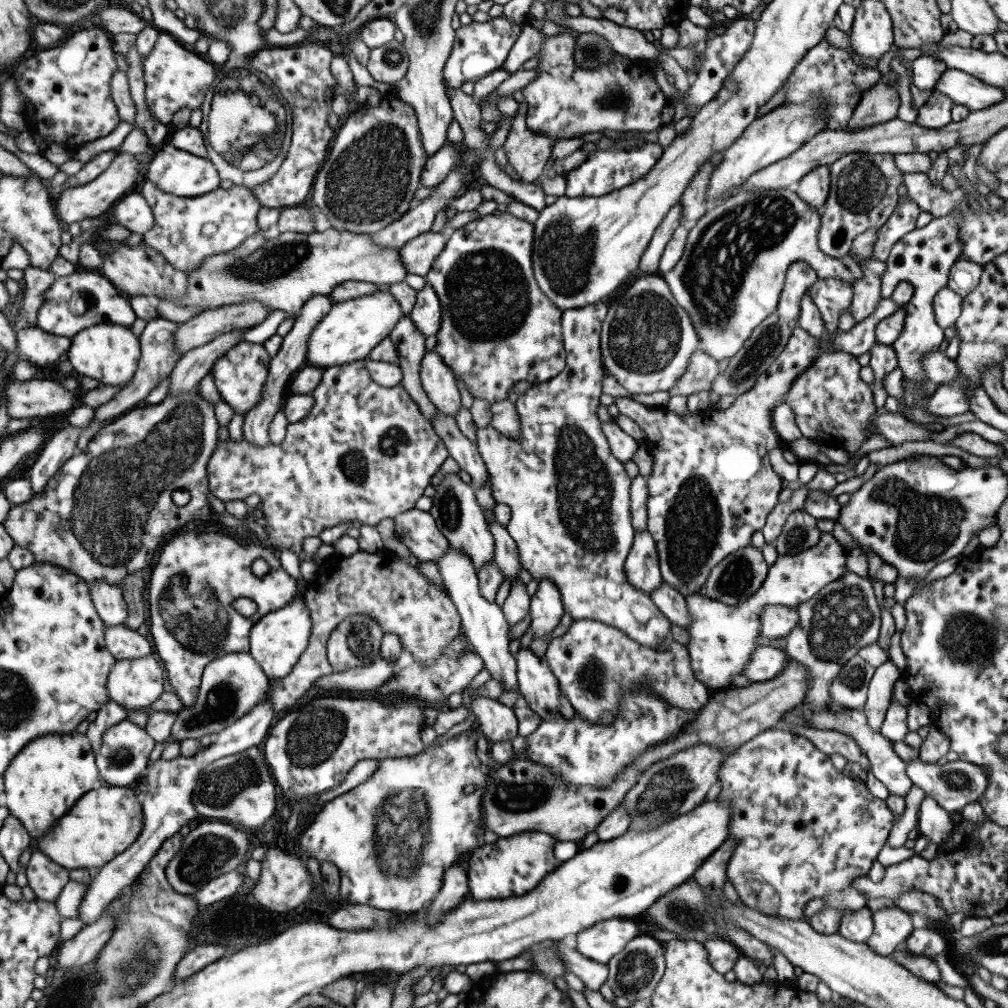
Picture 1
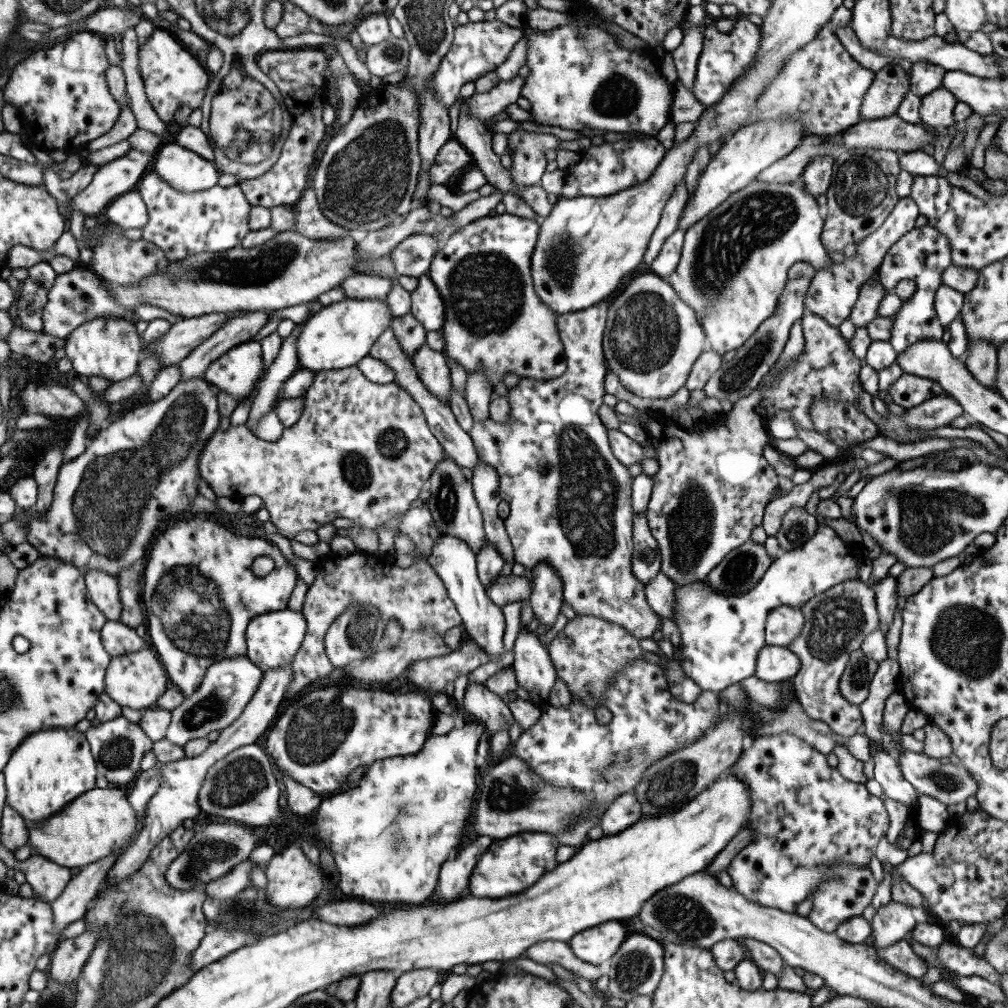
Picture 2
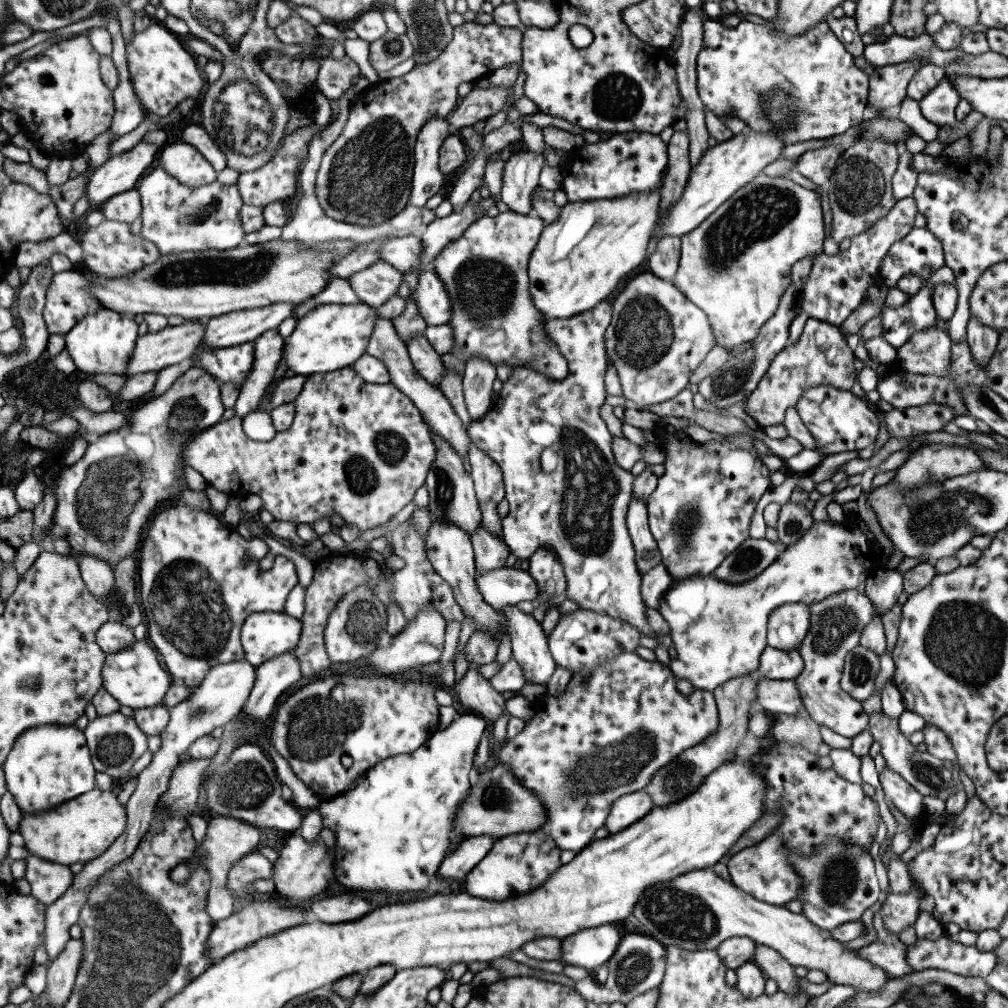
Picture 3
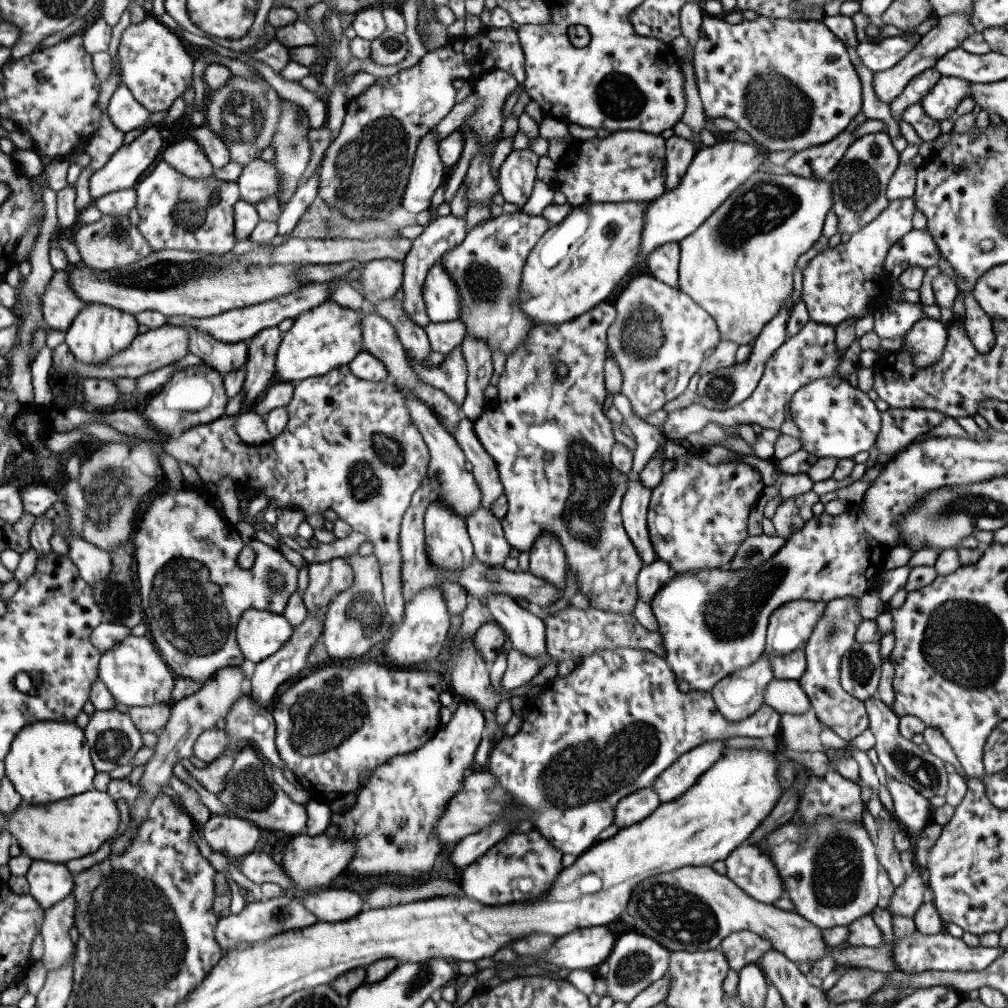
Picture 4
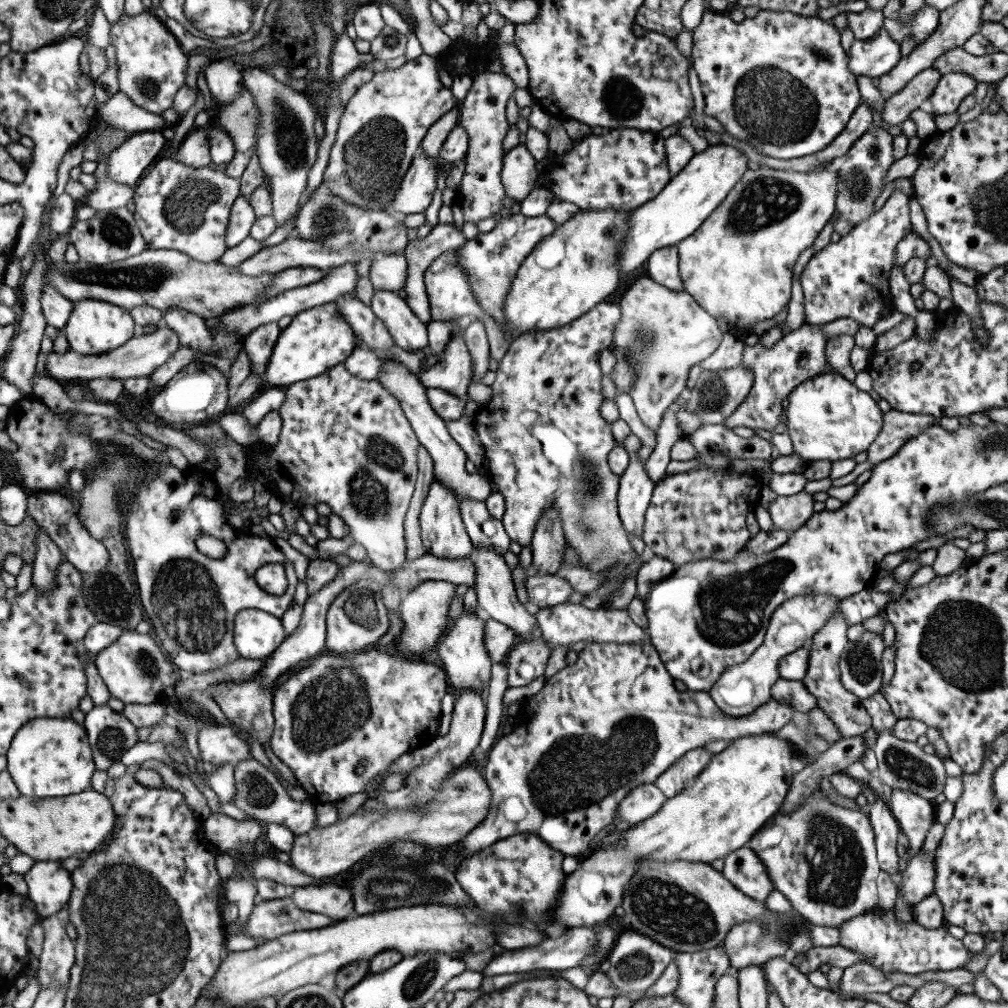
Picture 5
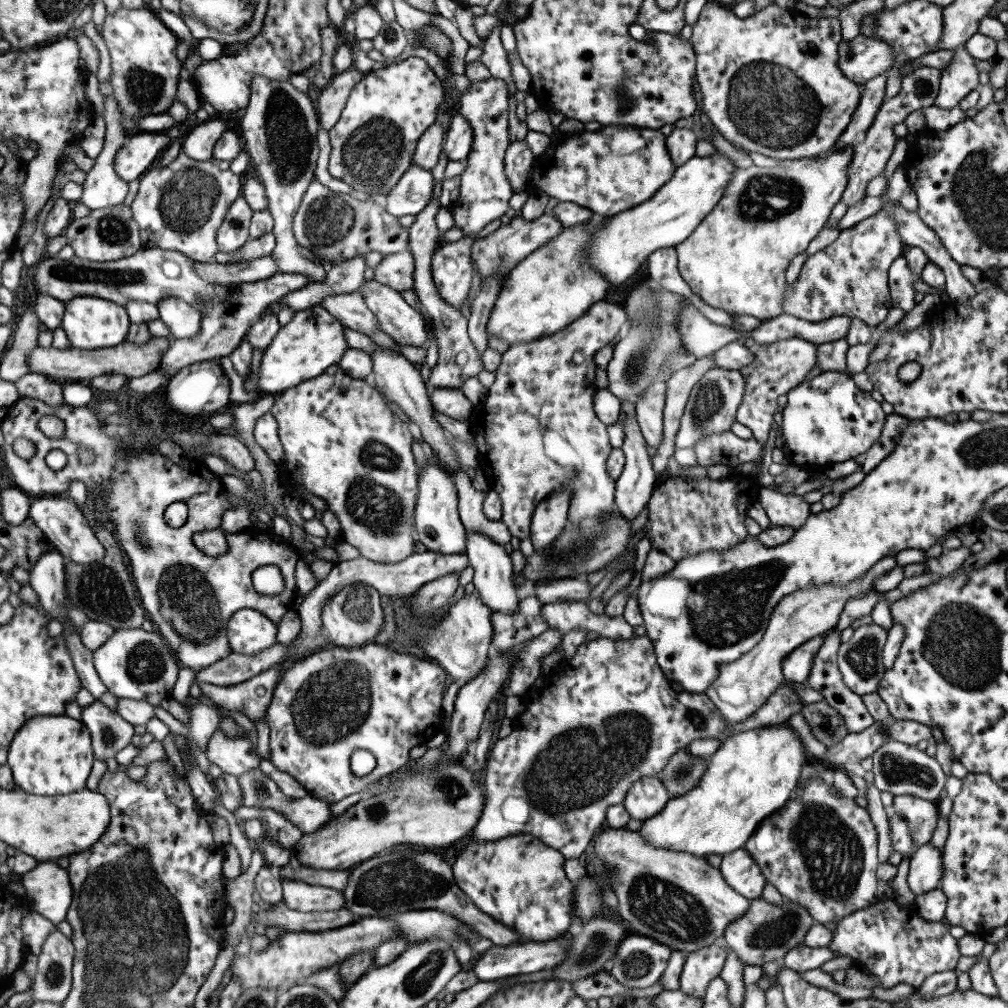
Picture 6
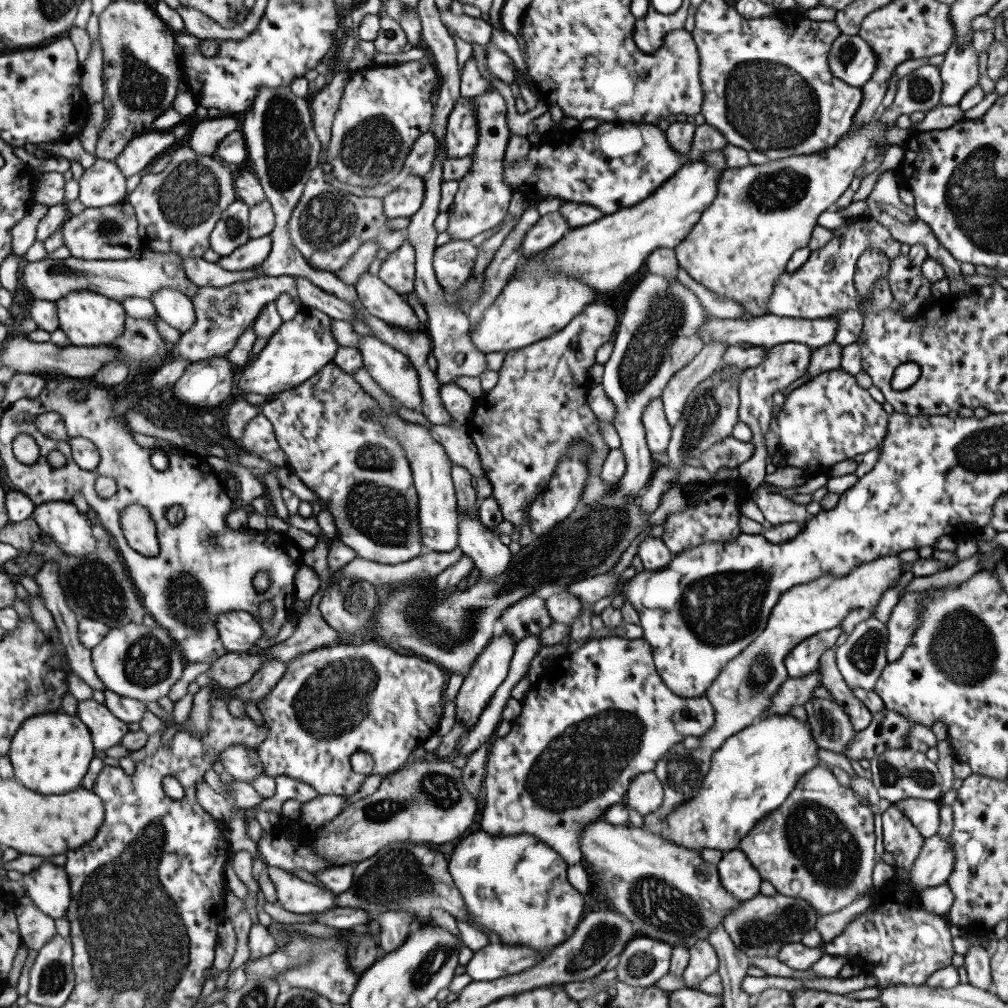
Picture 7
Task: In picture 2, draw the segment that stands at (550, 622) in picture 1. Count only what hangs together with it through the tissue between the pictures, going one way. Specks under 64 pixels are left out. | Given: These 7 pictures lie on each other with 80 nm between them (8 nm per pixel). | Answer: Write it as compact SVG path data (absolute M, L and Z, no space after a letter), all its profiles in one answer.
M540 560L531 568L533 587L527 602L538 624L552 626L560 620L562 584L558 573Z

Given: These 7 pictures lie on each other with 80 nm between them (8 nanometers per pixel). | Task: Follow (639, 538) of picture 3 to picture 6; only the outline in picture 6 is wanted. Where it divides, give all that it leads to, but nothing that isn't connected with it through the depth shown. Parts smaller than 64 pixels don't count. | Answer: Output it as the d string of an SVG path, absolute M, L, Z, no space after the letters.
M621 415L624 422L625 436L620 450L624 456L624 466L620 475L614 480L614 505L616 511L626 520L633 520L646 506L652 490L657 485L655 473L651 468L651 458L646 452L646 442L640 433L640 428L634 416Z

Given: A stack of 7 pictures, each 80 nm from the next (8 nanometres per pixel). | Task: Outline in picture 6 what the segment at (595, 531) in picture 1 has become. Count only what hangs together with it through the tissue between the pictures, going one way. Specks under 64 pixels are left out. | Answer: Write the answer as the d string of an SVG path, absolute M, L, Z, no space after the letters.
M605 300L592 304L587 311L580 318L572 321L565 328L561 328L557 333L551 336L541 336L529 342L519 342L519 344L511 344L501 354L501 362L497 366L495 372L495 381L486 391L486 397L477 402L477 405L471 406L467 416L467 425L470 433L474 438L474 446L479 455L478 471L483 472L489 478L490 488L496 492L496 495L501 501L501 516L500 521L507 527L510 536L515 536L518 540L527 538L530 518L532 517L534 508L540 504L541 500L549 497L554 490L558 490L560 486L568 488L570 499L568 500L567 518L568 522L578 524L584 518L599 518L602 514L612 514L612 504L614 504L614 490L615 481L608 475L606 471L606 461L612 450L609 444L609 437L607 436L606 426L597 418L594 411L593 395L597 392L598 388L595 386L595 369L594 362L595 354L603 348L603 346L613 344L623 329L626 323L626 314L622 306L615 306L615 304L607 304Z

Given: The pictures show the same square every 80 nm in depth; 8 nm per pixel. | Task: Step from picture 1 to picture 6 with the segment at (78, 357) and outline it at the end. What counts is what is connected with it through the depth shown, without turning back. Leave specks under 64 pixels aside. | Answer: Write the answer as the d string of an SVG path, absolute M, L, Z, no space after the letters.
M76 296L66 301L62 329L68 335L72 347L82 350L100 350L124 344L129 337L131 322L125 306L101 297Z

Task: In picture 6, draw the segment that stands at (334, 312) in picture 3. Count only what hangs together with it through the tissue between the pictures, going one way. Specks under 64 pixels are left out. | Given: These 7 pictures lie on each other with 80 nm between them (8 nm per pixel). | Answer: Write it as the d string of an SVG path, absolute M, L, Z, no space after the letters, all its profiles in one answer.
M319 304L294 313L293 318L279 328L261 356L255 393L260 396L282 393L291 386L316 378L325 368L337 364L348 348L343 338L343 328Z

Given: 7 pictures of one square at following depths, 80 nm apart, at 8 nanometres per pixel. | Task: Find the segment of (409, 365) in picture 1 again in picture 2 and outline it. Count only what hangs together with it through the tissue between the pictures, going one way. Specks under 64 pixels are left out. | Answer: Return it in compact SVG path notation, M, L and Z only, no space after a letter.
M411 313L399 318L392 318L389 327L407 358L413 357L413 353L425 343L426 331L415 321L415 316Z

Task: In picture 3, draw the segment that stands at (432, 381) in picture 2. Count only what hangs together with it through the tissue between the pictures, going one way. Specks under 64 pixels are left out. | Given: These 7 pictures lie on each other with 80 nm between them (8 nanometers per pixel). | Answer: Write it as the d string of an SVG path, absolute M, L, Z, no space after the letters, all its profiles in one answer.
M413 335L409 341L405 341L408 358L416 372L427 382L437 388L439 381L443 379L444 367L424 335Z

